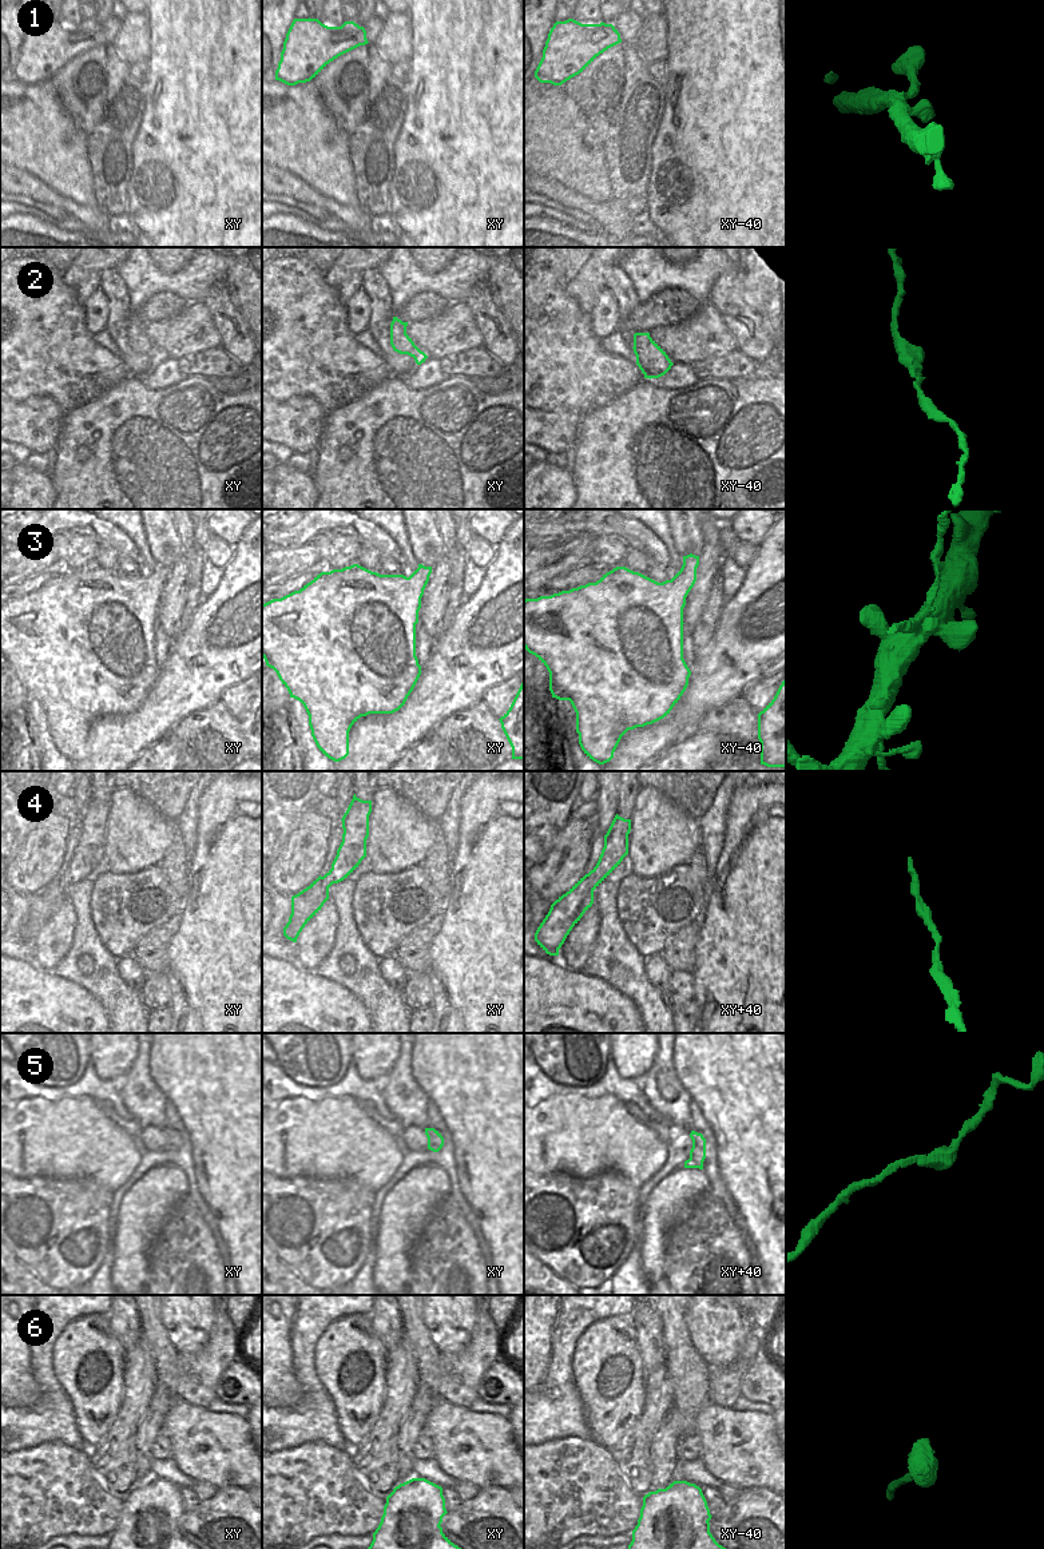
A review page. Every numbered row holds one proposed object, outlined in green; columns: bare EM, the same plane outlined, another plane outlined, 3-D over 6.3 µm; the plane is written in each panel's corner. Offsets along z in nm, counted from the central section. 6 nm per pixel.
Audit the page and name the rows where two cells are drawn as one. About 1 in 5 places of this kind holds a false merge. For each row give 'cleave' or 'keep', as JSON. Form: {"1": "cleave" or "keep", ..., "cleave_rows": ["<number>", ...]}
{"1": "keep", "2": "keep", "3": "keep", "4": "keep", "5": "keep", "6": "cleave", "cleave_rows": ["6"]}

